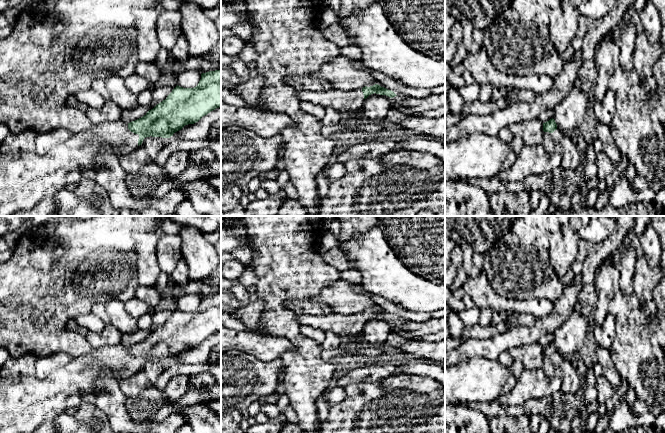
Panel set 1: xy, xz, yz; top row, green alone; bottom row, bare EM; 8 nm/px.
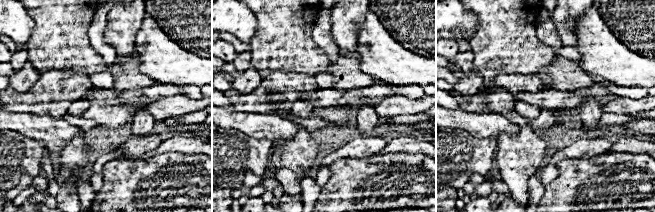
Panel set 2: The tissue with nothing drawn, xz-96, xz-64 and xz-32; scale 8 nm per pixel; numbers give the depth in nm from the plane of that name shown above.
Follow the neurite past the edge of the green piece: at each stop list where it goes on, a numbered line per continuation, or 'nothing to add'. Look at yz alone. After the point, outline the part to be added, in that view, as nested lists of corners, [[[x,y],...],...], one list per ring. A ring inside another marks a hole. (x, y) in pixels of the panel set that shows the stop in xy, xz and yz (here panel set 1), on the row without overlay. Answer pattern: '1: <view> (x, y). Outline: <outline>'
1: yz (557, 366). Outline: [[[558,352],[553,357],[543,356],[542,370],[548,377],[560,380],[560,391],[563,393],[575,395],[583,389],[583,377],[578,374],[570,360]]]

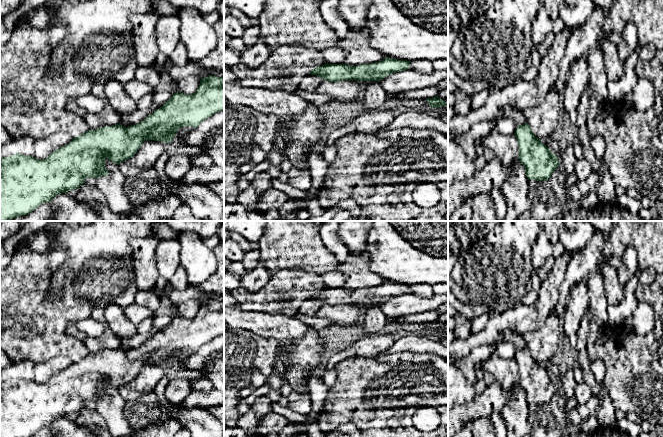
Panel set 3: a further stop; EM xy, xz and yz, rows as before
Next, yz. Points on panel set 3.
nothing to add

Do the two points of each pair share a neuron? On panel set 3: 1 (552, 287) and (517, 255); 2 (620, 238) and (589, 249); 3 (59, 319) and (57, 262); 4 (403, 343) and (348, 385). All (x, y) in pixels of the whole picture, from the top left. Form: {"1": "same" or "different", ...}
{"1": "different", "2": "different", "3": "different", "4": "different"}

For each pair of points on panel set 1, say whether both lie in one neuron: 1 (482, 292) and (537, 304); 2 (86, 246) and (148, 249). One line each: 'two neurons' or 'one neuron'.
1: one neuron
2: two neurons

